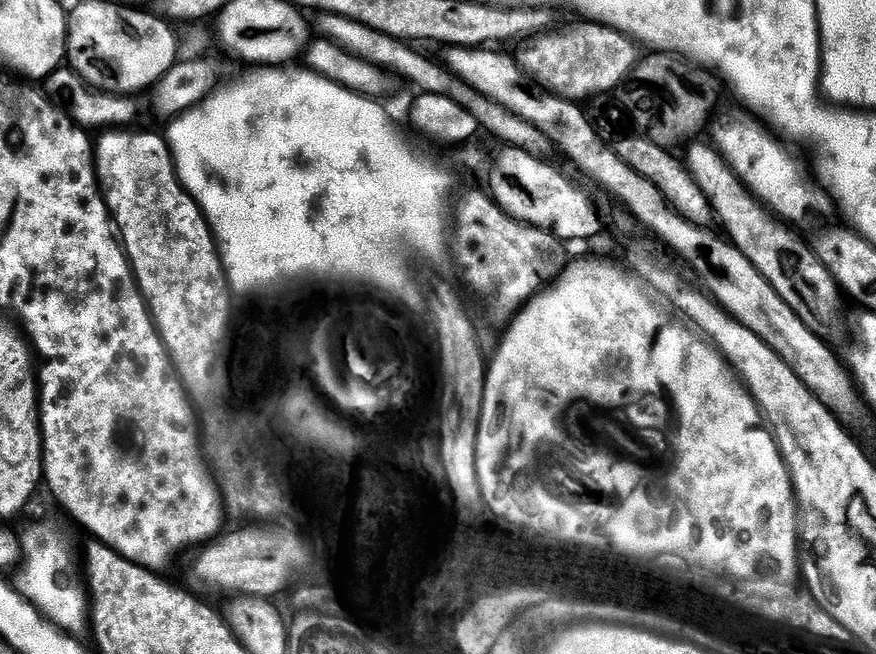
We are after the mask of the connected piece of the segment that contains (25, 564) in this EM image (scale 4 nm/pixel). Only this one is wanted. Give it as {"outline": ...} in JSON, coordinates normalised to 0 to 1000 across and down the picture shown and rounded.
{"outline":[[[41,798],[22,810],[22,843],[24,856],[19,867],[19,878],[14,885],[14,894],[29,917],[39,925],[47,940],[67,959],[72,966],[91,976],[99,968],[103,942],[100,937],[102,919],[99,910],[94,910],[92,902],[84,893],[74,899],[65,888],[78,869],[80,853],[76,841],[65,829],[64,807],[55,798]]]}

